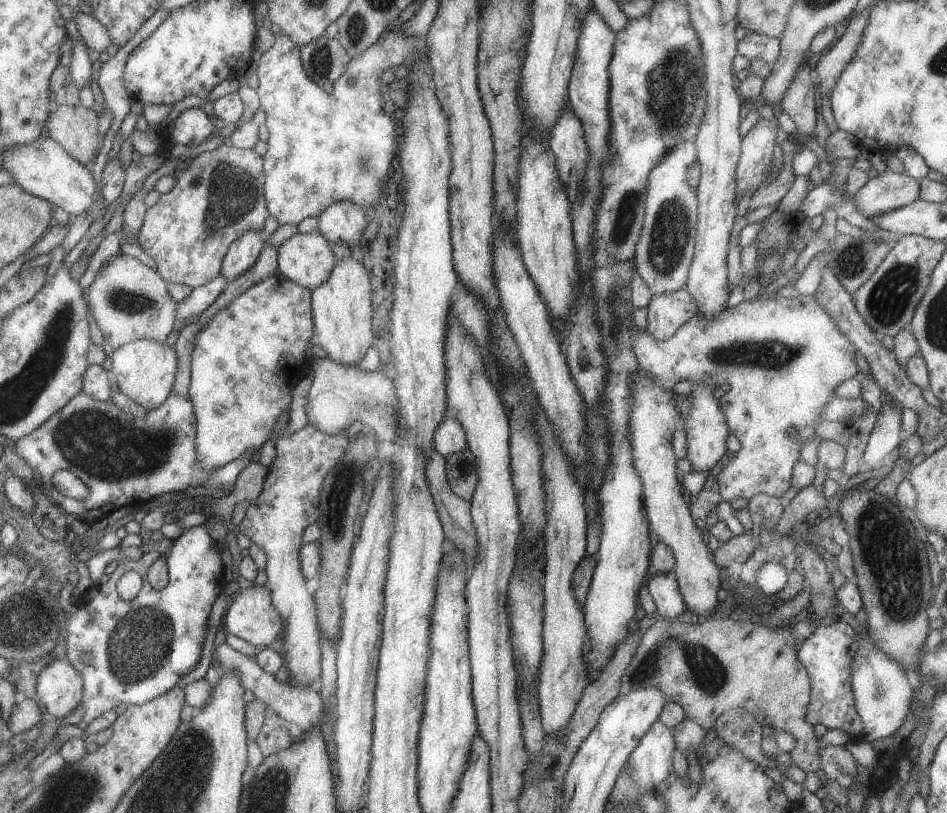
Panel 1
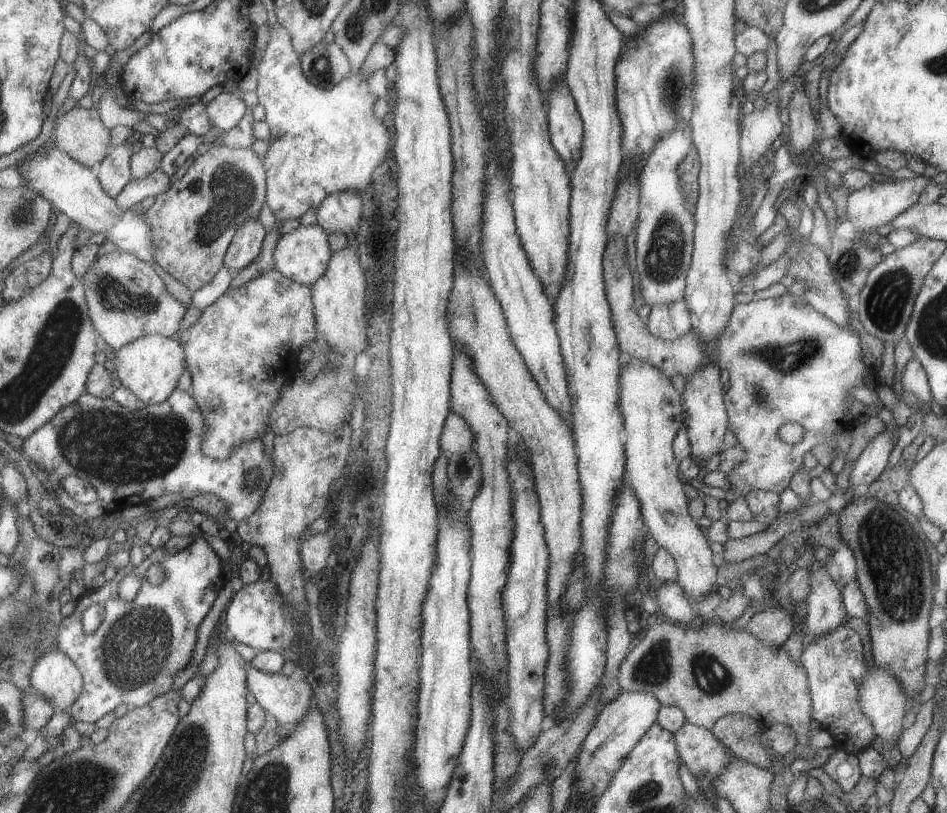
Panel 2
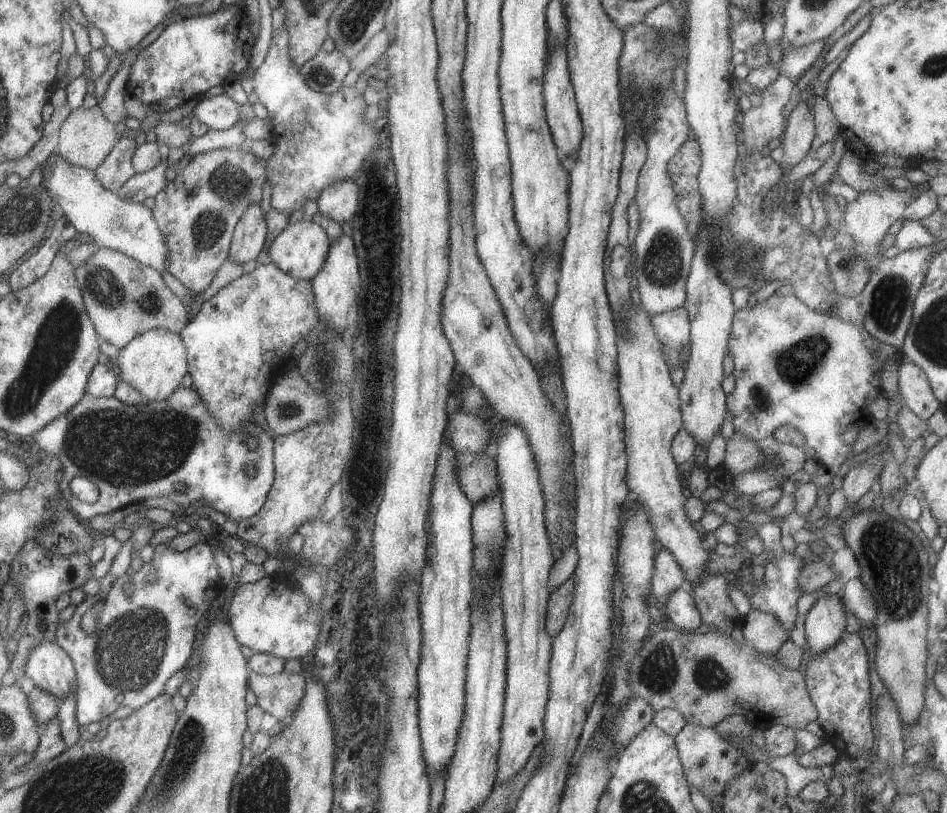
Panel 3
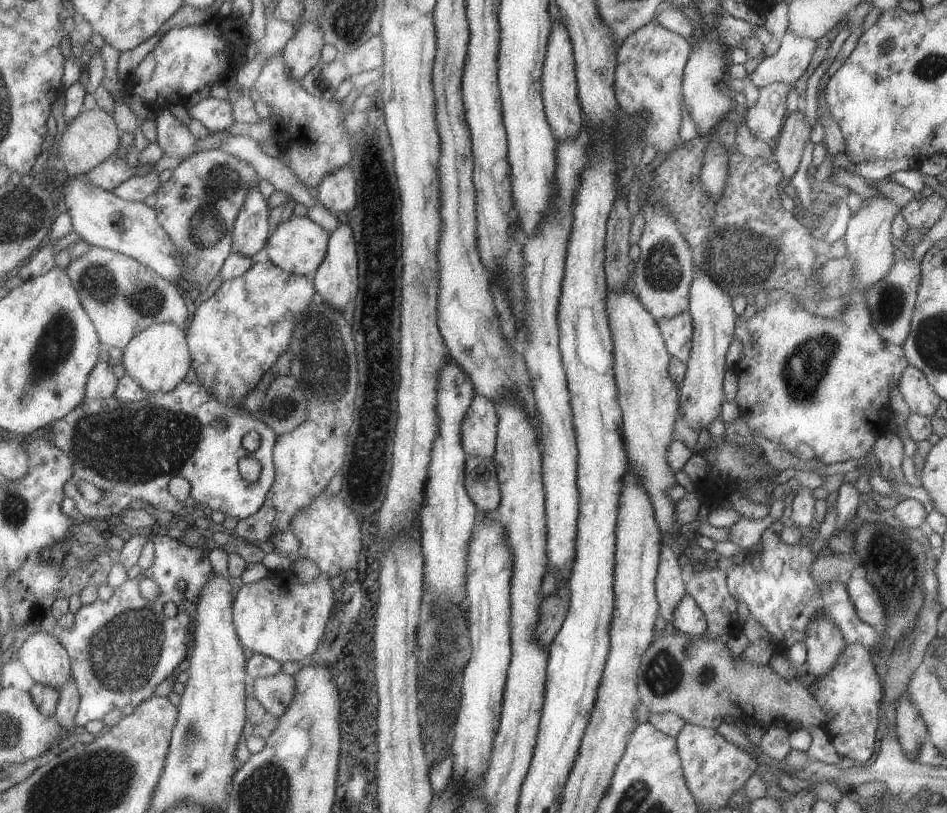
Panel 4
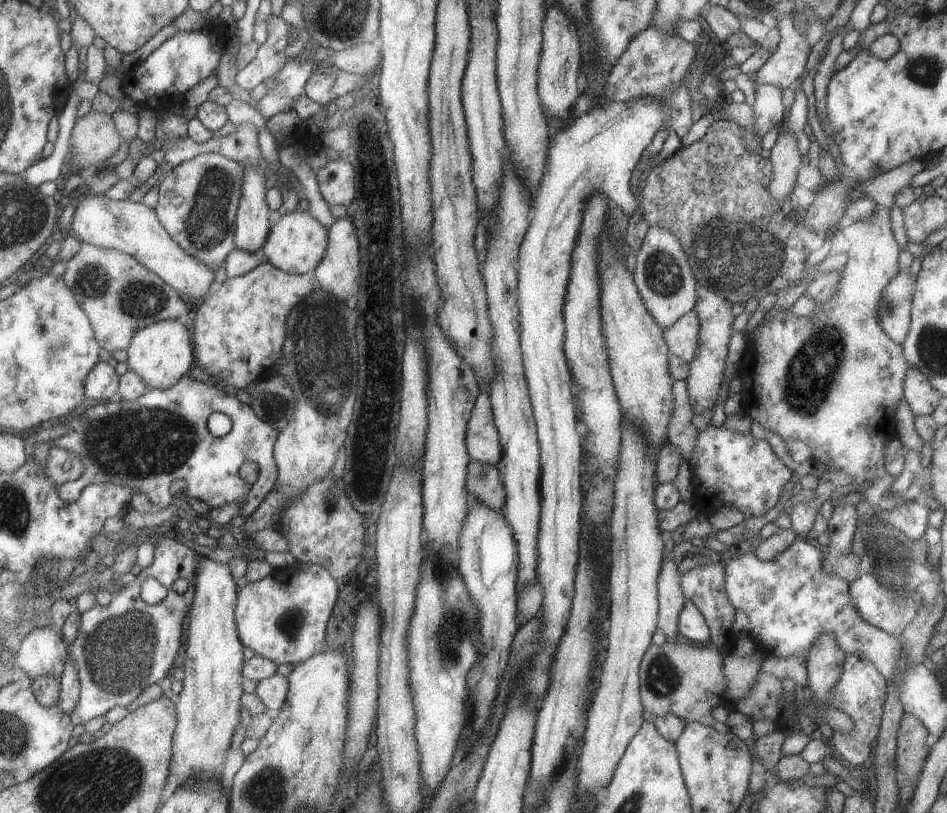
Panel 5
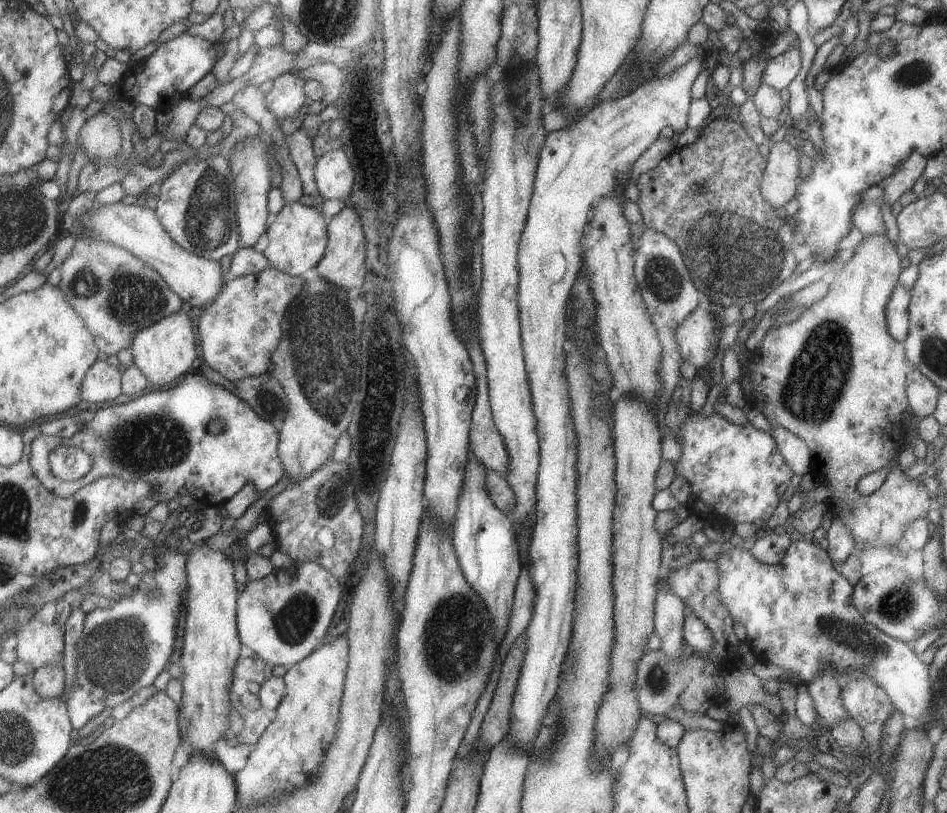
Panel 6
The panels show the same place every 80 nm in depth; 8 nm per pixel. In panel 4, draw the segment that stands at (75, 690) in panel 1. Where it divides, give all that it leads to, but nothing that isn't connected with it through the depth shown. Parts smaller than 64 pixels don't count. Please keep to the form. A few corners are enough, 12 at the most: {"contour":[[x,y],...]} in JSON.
{"contour":[[55,634],[16,643],[35,683],[58,692],[70,679],[69,657]]}

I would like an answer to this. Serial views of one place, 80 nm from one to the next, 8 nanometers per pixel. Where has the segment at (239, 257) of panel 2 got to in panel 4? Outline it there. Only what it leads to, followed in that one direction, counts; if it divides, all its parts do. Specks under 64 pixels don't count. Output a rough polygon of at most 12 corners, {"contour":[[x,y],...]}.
{"contour":[[249,189],[234,220],[231,253],[250,258],[270,237],[268,202]]}

